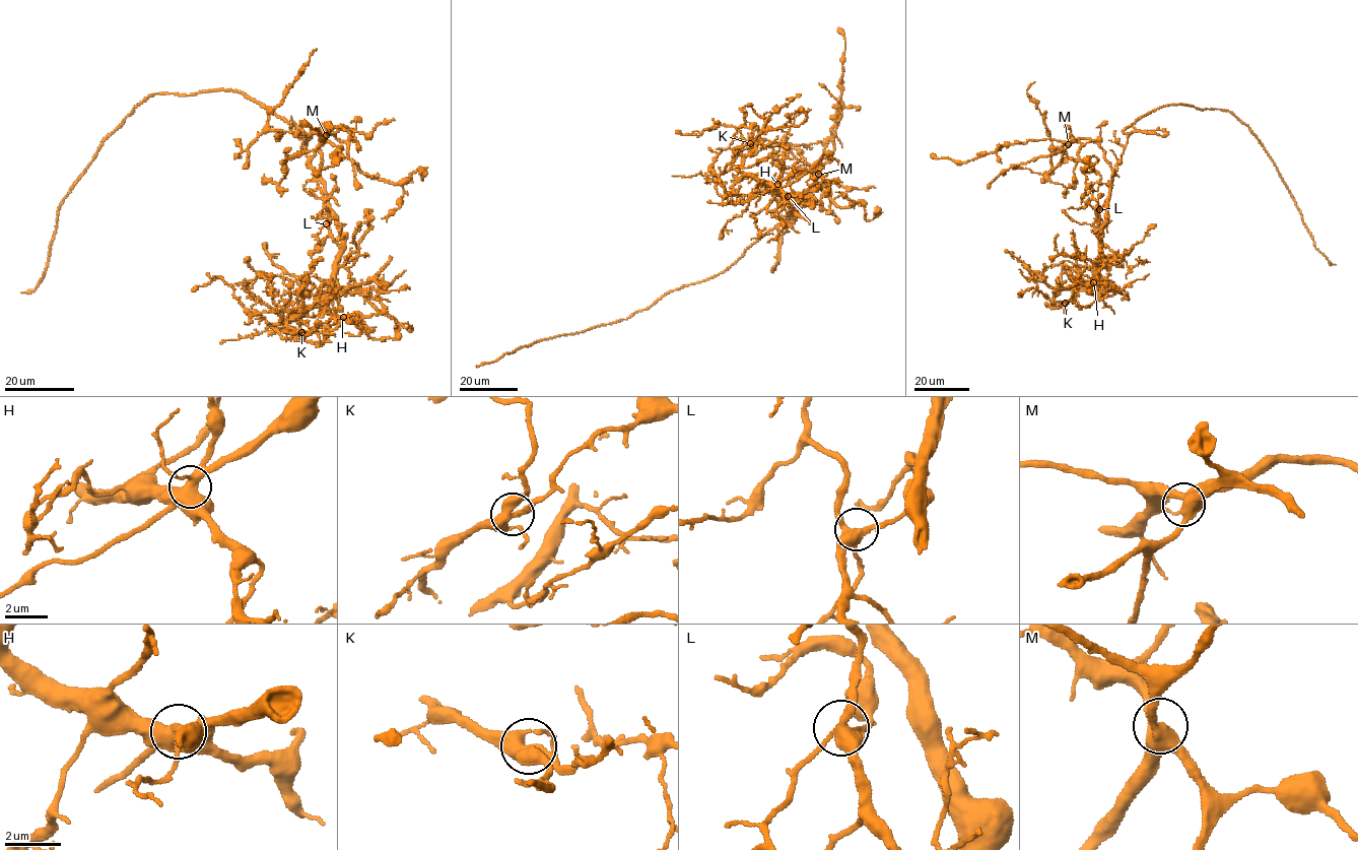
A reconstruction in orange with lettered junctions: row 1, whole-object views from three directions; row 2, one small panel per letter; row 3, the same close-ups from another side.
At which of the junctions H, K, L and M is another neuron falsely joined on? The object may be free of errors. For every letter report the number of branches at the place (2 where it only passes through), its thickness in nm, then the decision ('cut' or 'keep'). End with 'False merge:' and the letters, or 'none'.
H: 4 branches meet; 500 nm thick; cut
K: 4 branches meet; 420 nm thick; keep
L: 4 branches meet; 440 nm thick; keep
M: 4 branches meet; 440 nm thick; keep
False merge: H

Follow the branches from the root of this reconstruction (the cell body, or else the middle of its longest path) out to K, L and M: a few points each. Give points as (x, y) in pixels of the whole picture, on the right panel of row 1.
K: (1124, 132), (1142, 131), (1129, 135), (1122, 161), (1115, 166), (1102, 231), (1101, 258), (1093, 282), (1065, 303)
L: (1124, 132), (1142, 131), (1129, 135), (1122, 161), (1115, 166), (1105, 220), (1101, 225), (1097, 220), (1099, 209)
M: (1124, 132), (1142, 131), (1129, 135), (1112, 182), (1112, 168), (1096, 143), (1078, 138), (1068, 144)

